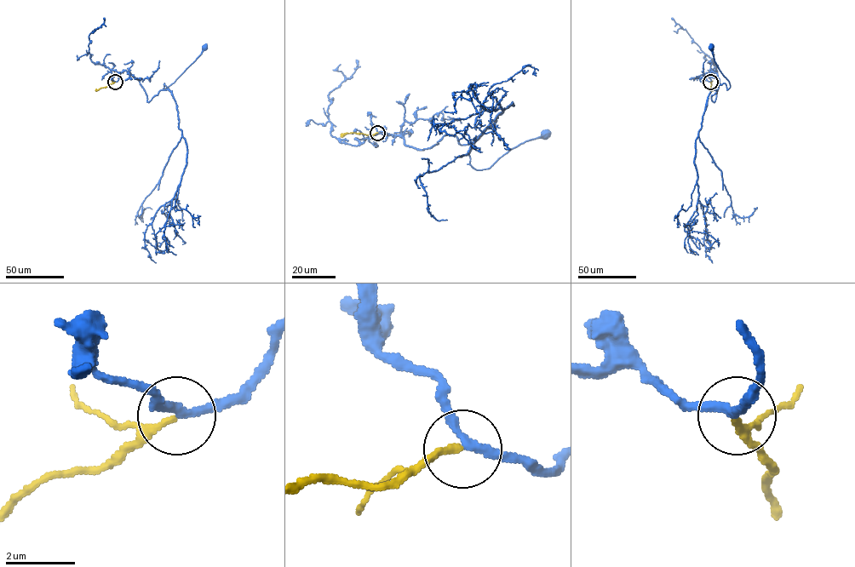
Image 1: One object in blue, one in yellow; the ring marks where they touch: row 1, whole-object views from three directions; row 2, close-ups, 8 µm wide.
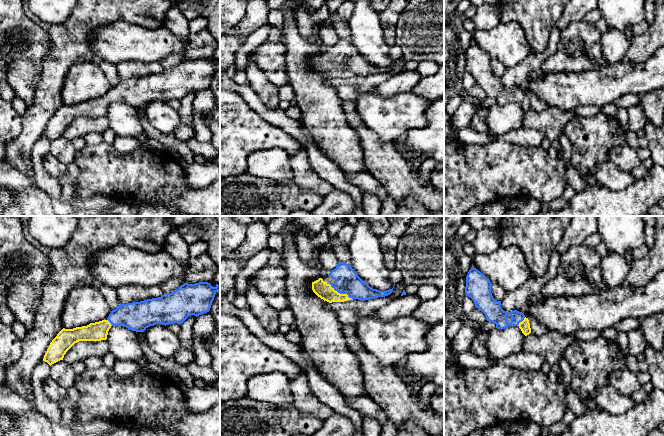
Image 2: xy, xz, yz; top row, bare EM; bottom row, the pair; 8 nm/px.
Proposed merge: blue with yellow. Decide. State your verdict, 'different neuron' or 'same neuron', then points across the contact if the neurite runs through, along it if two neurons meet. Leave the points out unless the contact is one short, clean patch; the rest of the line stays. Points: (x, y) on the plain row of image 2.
same neuron | across xz (347, 57), (347, 60), (339, 68), (326, 68), (323, 66)

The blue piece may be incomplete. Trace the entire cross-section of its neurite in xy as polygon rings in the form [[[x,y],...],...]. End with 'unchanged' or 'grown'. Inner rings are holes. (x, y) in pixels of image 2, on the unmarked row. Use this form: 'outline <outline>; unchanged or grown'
outline [[[208,58],[195,60],[184,59],[177,66],[171,69],[164,69],[161,73],[147,75],[140,78],[120,80],[112,86],[106,96],[90,99],[87,102],[73,105],[63,104],[50,119],[43,137],[50,142],[63,136],[66,128],[79,117],[101,117],[106,116],[111,102],[124,102],[132,107],[144,108],[148,103],[156,100],[169,101],[173,99],[182,100],[189,92],[199,92],[210,87],[215,70],[220,67],[220,61],[213,63]]]; grown

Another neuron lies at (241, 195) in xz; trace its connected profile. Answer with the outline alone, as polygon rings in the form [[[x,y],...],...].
[[[246,172],[226,178],[220,177],[220,216],[289,216],[298,210],[311,212],[322,201],[322,196],[300,189],[292,179],[272,181]]]

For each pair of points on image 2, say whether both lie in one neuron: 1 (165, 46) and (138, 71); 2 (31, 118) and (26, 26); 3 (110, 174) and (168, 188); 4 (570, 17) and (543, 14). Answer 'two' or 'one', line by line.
1: two
2: two
3: one
4: two

